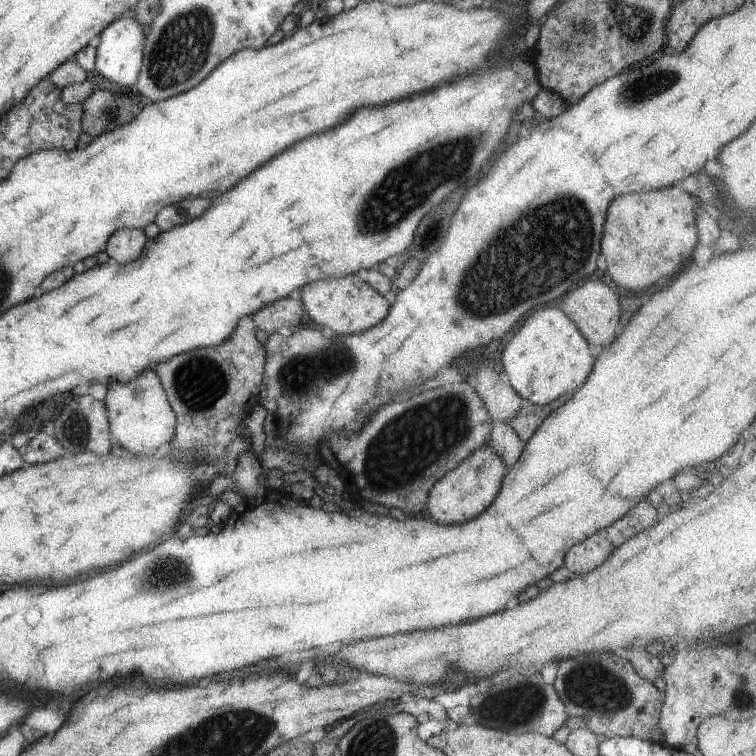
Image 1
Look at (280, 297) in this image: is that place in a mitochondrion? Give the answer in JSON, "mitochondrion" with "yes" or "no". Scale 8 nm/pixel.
{"mitochondrion":"no"}

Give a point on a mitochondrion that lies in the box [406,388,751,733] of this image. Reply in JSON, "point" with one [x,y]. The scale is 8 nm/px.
{"point":[590,686]}

